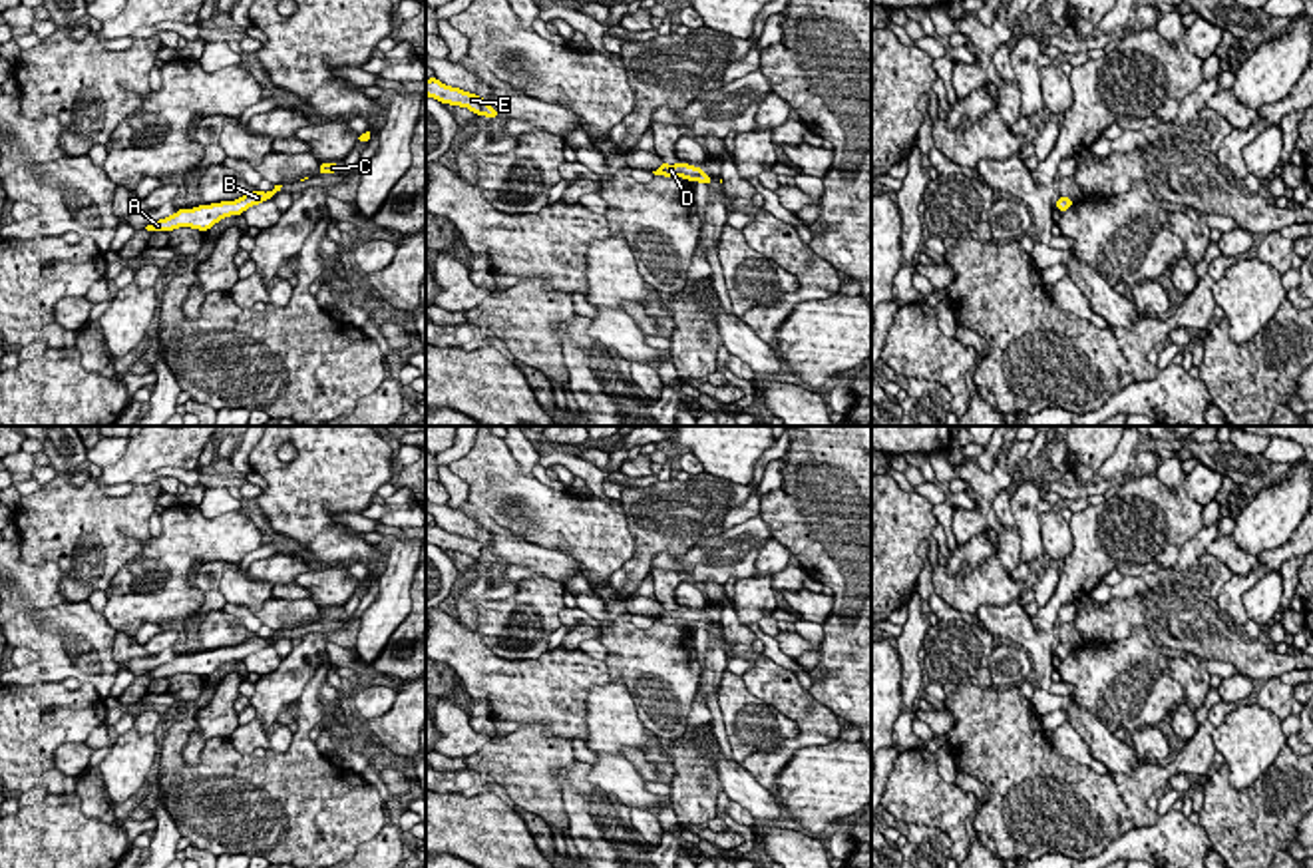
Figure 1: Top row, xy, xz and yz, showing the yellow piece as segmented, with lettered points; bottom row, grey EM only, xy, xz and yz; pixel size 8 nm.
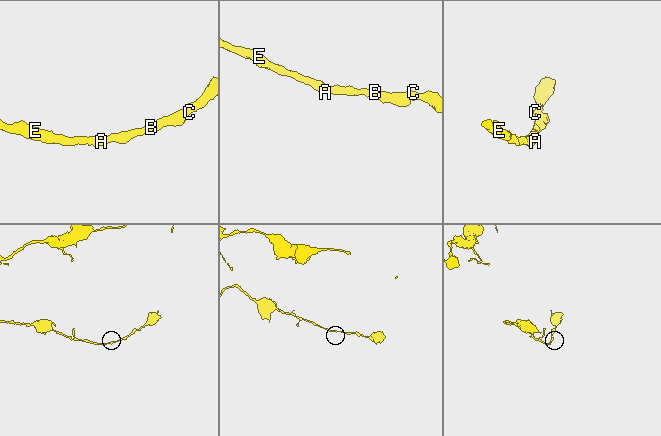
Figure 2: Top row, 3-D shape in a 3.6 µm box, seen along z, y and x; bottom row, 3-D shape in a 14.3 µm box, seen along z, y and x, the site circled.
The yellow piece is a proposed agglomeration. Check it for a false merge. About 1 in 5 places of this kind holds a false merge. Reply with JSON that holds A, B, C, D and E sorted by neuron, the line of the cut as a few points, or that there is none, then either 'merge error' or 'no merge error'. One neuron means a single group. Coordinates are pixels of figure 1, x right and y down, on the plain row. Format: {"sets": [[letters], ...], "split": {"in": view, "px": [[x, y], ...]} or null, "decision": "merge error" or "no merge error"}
{"sets": [["A", "B", "C", "D", "E"]], "split": null, "decision": "no merge error"}

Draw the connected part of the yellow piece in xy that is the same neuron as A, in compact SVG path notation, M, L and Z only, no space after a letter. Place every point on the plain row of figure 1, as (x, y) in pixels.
M275 631L273 637L263 639L263 637L251 637L245 639L241 645L237 647L221 647L221 649L211 649L211 651L199 651L195 655L179 655L177 659L173 659L171 663L159 665L151 671L147 671L145 675L149 679L153 677L173 677L177 673L191 673L191 675L199 675L199 677L209 677L215 669L219 669L223 663L229 661L241 661L245 659L247 653L259 651L267 645L273 645L282 631Z

